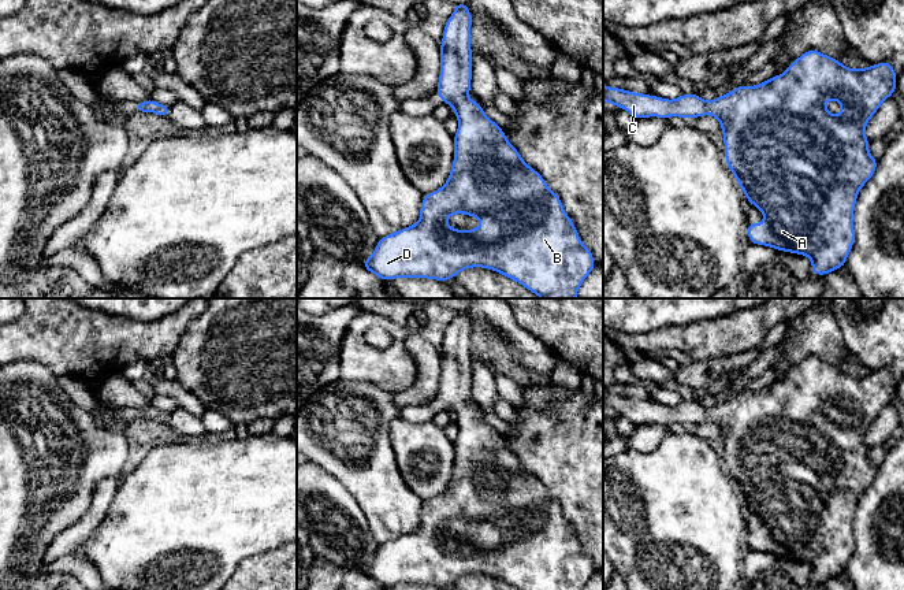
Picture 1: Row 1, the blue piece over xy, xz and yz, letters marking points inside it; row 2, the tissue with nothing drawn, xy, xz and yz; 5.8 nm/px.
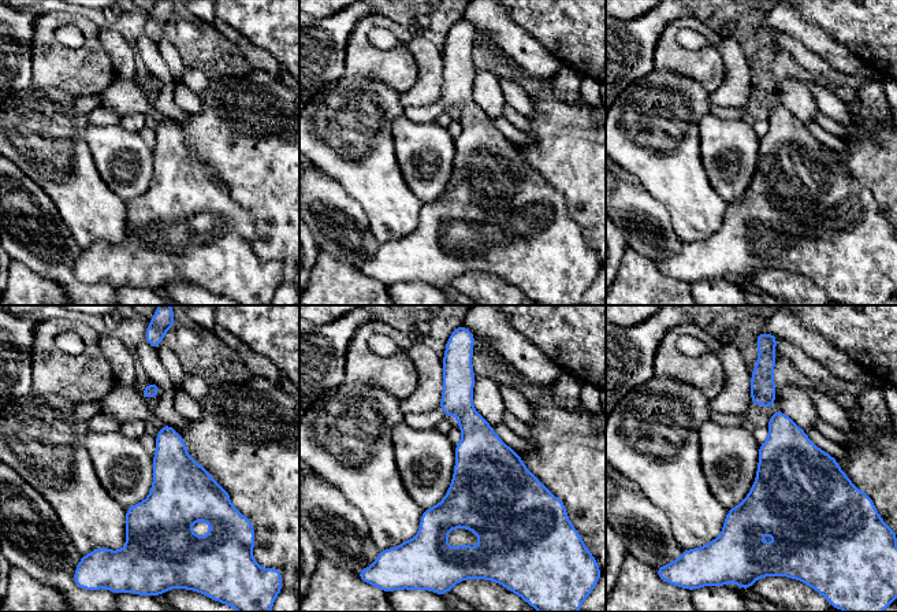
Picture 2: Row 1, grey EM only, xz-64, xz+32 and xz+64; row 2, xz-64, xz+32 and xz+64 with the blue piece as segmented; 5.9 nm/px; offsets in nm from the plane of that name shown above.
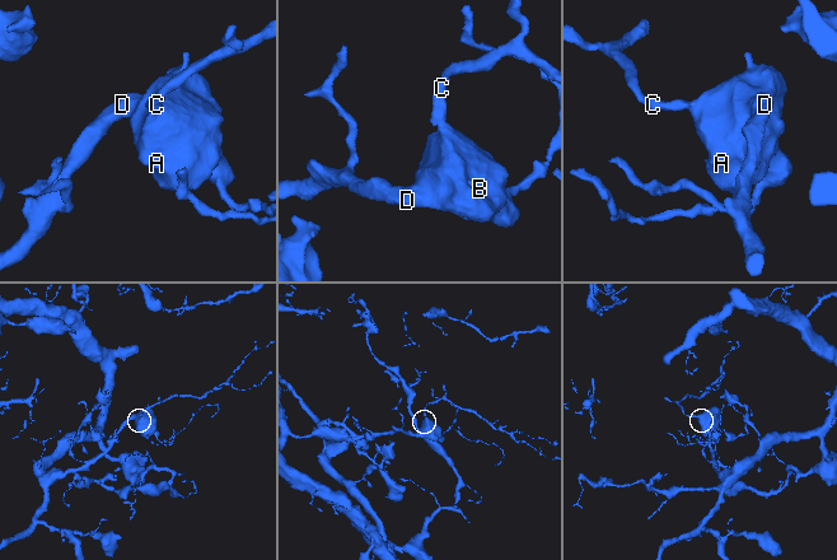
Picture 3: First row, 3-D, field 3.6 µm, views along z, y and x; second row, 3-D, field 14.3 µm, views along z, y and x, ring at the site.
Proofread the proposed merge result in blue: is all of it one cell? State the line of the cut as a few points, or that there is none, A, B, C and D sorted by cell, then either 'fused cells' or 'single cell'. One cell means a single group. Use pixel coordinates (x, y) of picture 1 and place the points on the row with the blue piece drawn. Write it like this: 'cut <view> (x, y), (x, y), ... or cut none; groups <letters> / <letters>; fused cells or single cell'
cut none; groups A B C D; single cell

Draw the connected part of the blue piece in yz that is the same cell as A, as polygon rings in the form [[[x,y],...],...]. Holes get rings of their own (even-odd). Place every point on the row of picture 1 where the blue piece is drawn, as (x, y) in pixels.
[[[808,49],[786,71],[774,75],[760,85],[744,86],[743,84],[730,93],[715,97],[711,103],[699,94],[684,93],[674,100],[658,96],[635,93],[622,88],[607,88],[603,84],[603,100],[628,111],[635,119],[680,116],[699,118],[715,116],[723,133],[726,166],[736,177],[749,204],[758,207],[765,223],[747,225],[751,244],[765,245],[777,251],[808,256],[812,260],[812,275],[827,275],[842,268],[855,244],[853,209],[859,190],[871,179],[878,160],[868,153],[870,141],[864,129],[881,104],[897,89],[897,74],[893,66],[883,60],[866,68],[848,68],[834,57],[816,49]],[[827,100],[841,103],[841,116],[837,118],[825,108]]]

